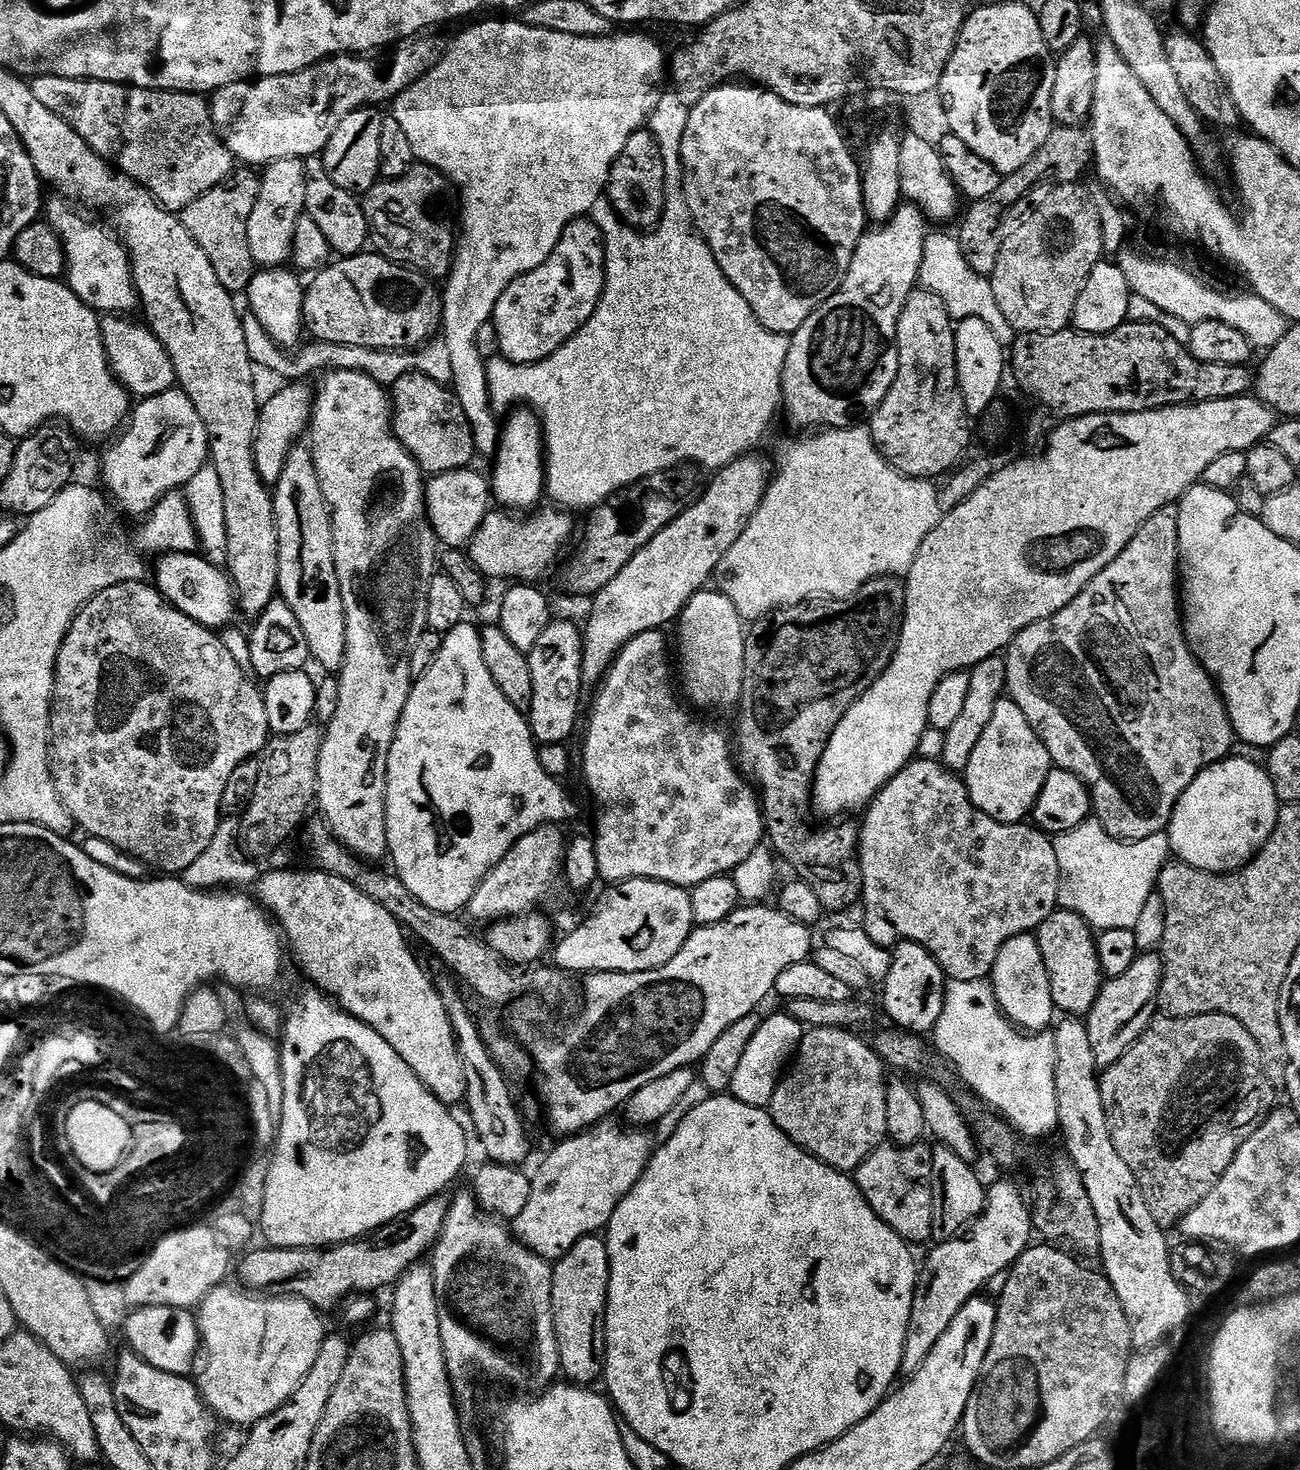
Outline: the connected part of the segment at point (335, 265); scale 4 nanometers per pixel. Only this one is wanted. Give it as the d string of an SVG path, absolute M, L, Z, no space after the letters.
M365 250L359 256L337 259L311 280L304 294L304 322L316 340L406 352L423 348L441 331L441 289L424 273L395 264L375 251Z

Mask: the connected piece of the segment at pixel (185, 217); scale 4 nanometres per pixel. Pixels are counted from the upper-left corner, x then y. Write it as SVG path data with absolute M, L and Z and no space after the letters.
M236 170L214 190L202 194L184 212L179 213L180 221L190 230L194 242L202 246L202 254L210 258L210 266L214 266L214 274L218 274L218 282L226 286L233 294L247 293L250 282L256 277L258 265L254 262L254 254L250 254L250 214L254 214L254 205L260 193L260 176L252 170Z

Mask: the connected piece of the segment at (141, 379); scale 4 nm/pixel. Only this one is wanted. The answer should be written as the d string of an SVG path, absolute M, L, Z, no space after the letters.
M108 314L100 321L104 344L108 347L108 363L116 379L128 389L133 397L157 396L177 387L174 362L162 346L162 342L147 323L135 324L132 318L120 314Z

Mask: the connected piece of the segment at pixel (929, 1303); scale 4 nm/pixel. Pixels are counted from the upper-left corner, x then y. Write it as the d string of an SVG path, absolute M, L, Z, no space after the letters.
M1000 1180L989 1187L986 1192L986 1203L982 1215L973 1220L966 1234L953 1236L951 1240L937 1243L937 1248L928 1256L928 1265L923 1265L923 1277L918 1294L910 1310L910 1322L906 1330L906 1342L902 1350L901 1373L912 1377L926 1362L930 1350L934 1350L938 1338L950 1330L950 1322L954 1322L954 1314L966 1306L972 1297L979 1296L984 1287L995 1276L1003 1277L1016 1263L1016 1259L1033 1243L1034 1225L1032 1209L1026 1203L1020 1188L1008 1180Z

